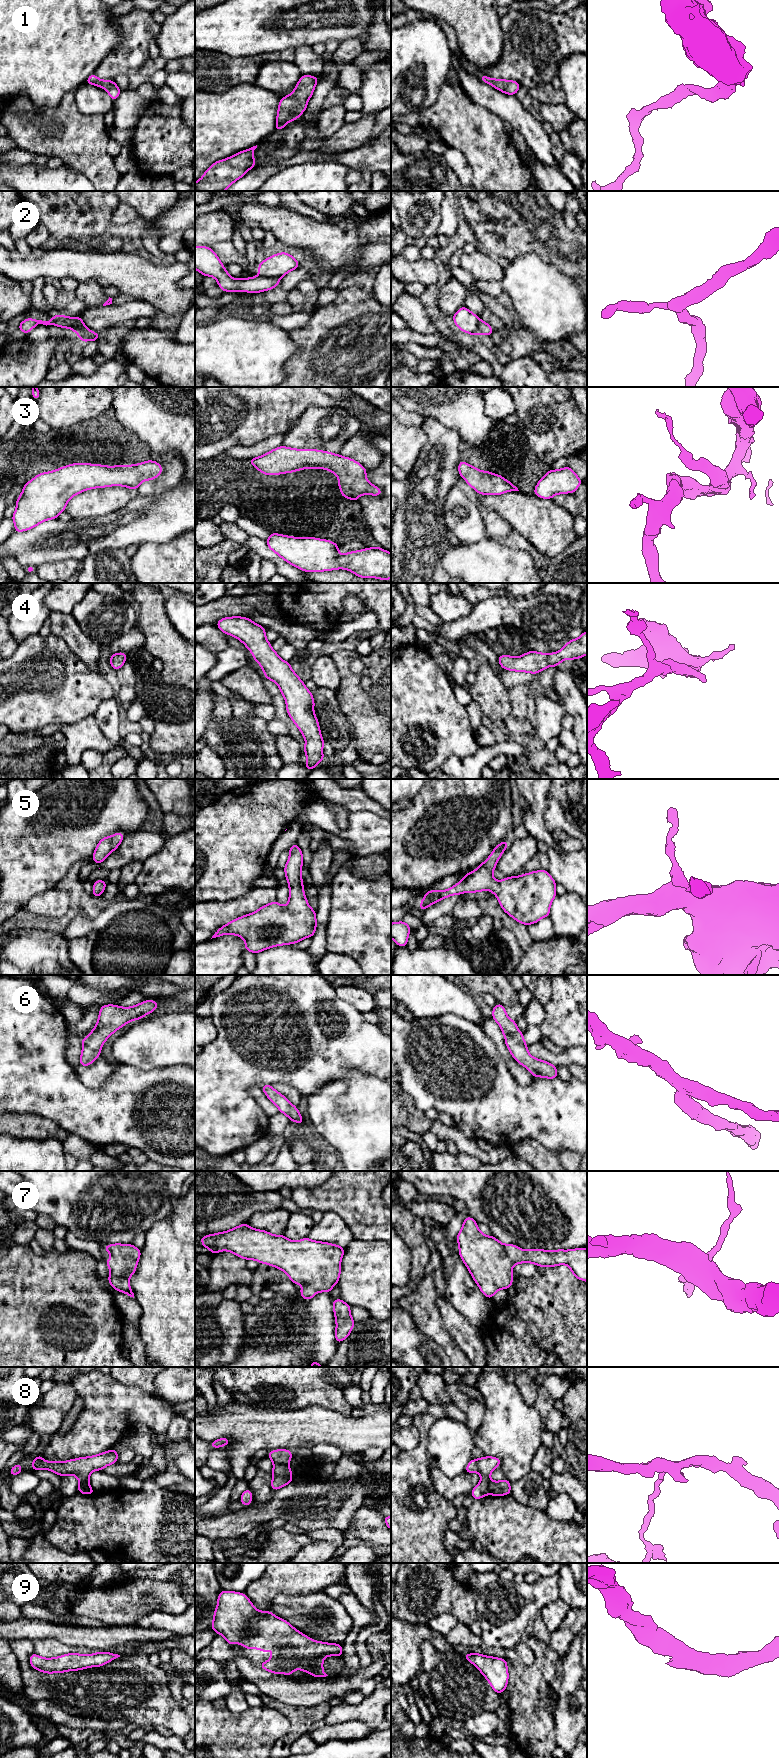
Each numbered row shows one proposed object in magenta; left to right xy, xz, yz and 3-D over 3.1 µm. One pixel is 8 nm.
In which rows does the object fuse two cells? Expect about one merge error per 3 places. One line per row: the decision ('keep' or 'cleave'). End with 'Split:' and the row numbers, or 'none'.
1: keep
2: cleave
3: keep
4: keep
5: keep
6: keep
7: keep
8: cleave
9: keep
Split: 2, 8

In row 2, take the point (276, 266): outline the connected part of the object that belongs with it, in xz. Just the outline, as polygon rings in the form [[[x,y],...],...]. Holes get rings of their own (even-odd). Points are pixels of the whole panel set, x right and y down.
[[[281,252],[265,258],[263,262],[259,262],[259,277],[282,278],[291,270],[299,267],[300,264],[292,255]]]

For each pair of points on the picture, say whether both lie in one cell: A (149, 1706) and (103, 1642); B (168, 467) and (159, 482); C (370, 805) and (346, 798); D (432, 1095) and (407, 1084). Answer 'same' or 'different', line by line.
A: different
B: same
C: same
D: same

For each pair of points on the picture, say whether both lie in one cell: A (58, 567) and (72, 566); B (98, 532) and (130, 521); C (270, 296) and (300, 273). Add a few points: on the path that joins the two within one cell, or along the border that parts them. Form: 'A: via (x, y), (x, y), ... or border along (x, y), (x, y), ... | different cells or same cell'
A: via (61, 567), (69, 567) | same cell
B: via (106, 532), (122, 528) | same cell
C: via (277, 294), (293, 278) | same cell

